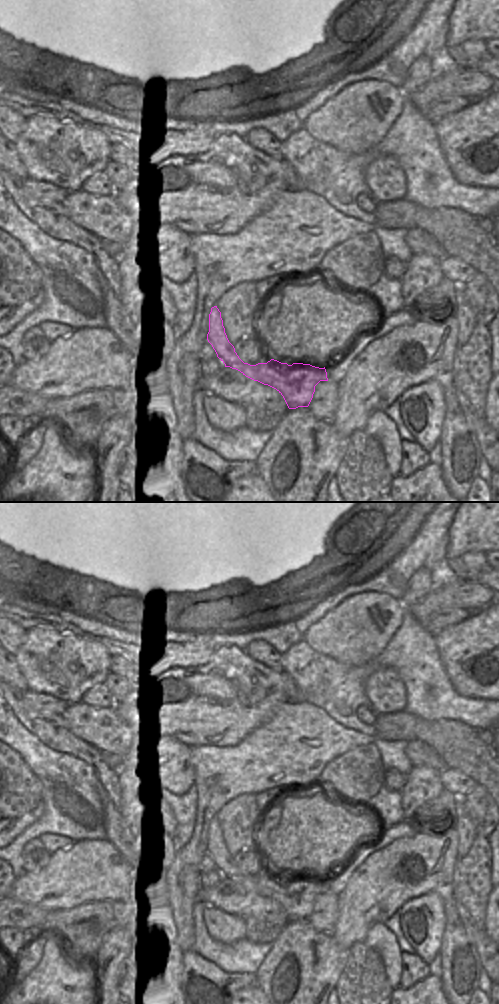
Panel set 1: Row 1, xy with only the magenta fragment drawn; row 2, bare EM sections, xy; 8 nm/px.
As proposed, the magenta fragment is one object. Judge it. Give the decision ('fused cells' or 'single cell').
fused cells

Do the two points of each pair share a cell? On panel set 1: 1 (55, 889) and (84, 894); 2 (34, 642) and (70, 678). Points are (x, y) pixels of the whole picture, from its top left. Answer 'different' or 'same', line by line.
1: same
2: same

